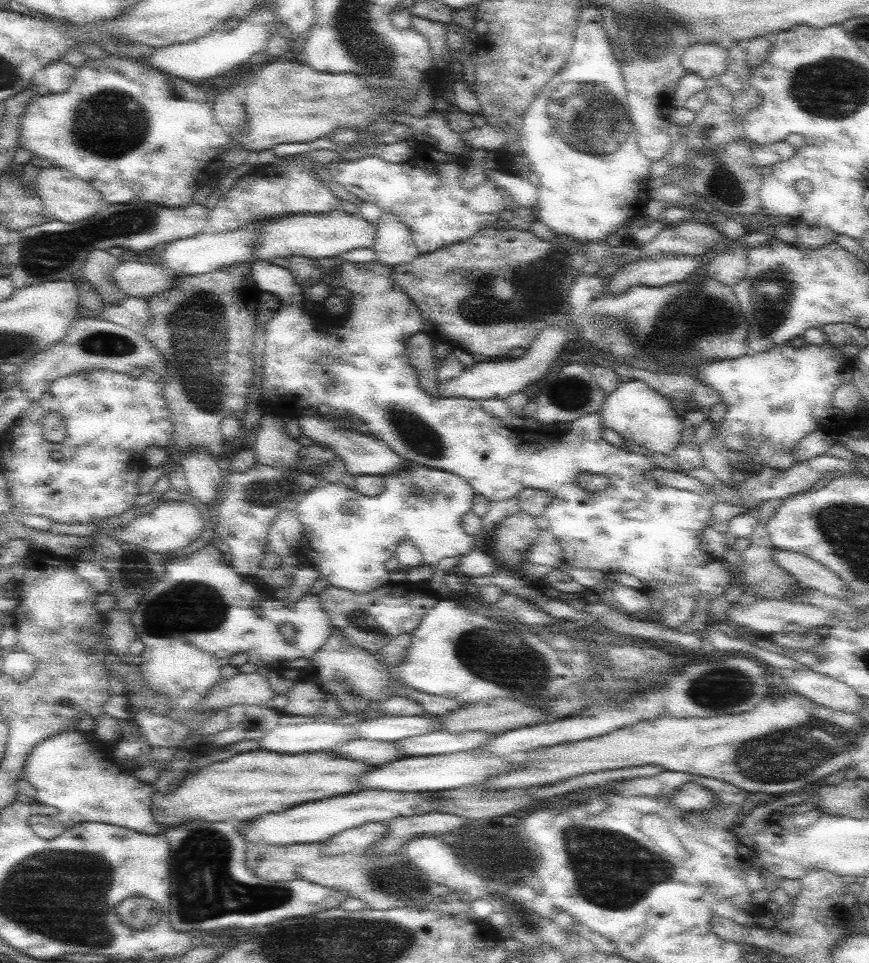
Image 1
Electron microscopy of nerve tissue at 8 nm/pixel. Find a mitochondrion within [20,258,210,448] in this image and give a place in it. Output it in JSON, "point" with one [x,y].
{"point":[105,343]}

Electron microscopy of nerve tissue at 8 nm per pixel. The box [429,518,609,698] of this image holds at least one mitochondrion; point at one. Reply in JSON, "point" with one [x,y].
{"point":[473,650]}

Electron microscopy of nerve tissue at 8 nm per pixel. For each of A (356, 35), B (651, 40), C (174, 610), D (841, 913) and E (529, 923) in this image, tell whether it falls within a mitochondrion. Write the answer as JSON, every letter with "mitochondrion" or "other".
{"A":"mitochondrion","B":"mitochondrion","C":"mitochondrion","D":"mitochondrion","E":"mitochondrion"}

